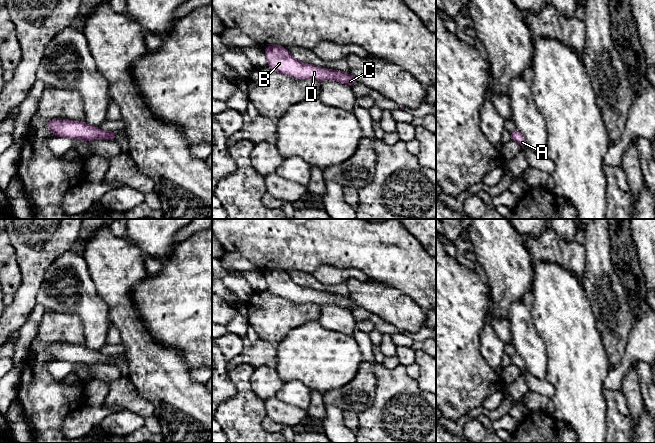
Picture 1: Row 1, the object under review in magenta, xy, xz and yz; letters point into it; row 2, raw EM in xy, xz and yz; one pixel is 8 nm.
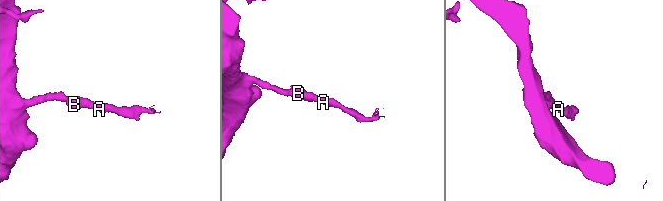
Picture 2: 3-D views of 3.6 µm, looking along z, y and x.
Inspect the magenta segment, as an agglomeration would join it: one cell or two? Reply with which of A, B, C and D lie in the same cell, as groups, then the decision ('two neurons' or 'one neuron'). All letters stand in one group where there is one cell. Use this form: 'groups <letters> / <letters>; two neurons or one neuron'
groups A B C D; one neuron

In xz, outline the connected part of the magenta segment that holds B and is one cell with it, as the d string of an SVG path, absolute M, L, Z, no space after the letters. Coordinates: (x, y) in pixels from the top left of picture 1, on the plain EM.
M266 270L264 277L268 284L268 292L295 303L312 302L320 306L334 304L350 311L358 307L349 296L325 293L296 284L287 271Z

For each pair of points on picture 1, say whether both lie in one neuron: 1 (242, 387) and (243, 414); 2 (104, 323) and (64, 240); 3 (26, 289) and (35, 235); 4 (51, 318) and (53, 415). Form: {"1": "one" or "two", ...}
{"1": "one", "2": "two", "3": "one", "4": "one"}

